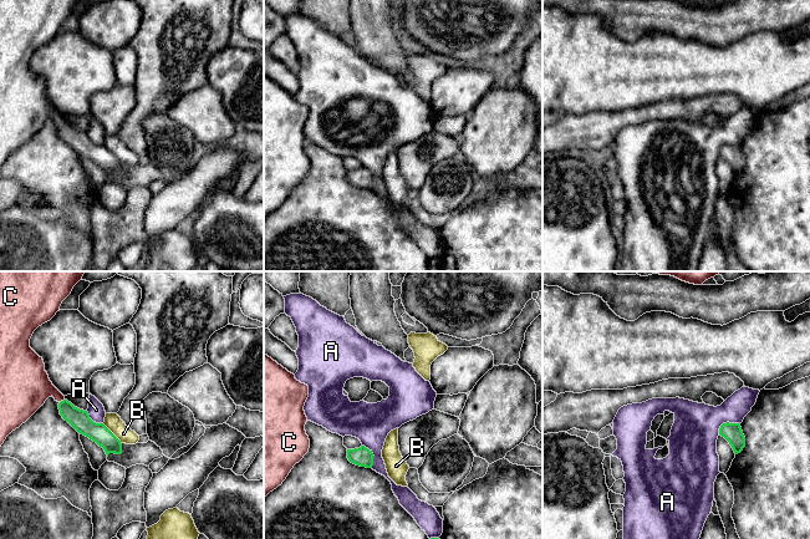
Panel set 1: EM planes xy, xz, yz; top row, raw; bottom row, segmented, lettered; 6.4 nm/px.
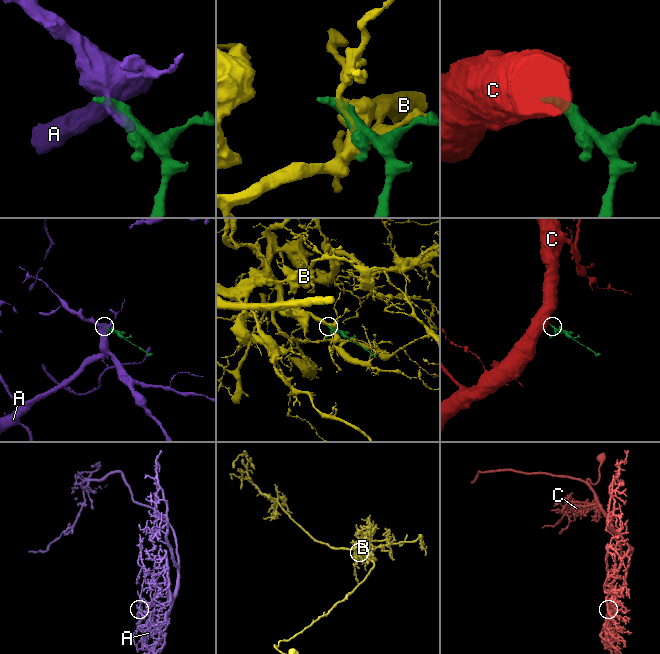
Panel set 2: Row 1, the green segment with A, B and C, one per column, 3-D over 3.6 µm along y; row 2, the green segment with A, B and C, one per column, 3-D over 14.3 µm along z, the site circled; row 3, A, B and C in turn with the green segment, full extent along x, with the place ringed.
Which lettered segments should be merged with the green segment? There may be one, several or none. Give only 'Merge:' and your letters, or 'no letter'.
Merge: C

